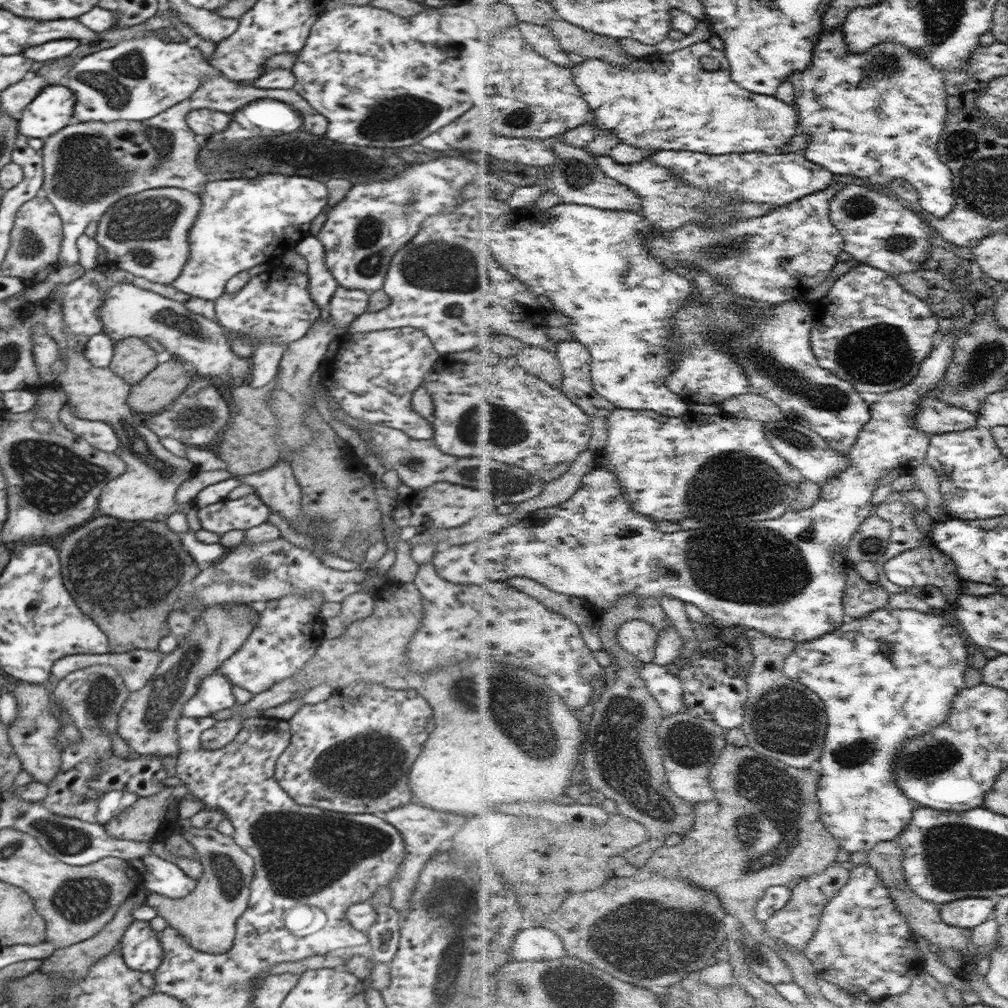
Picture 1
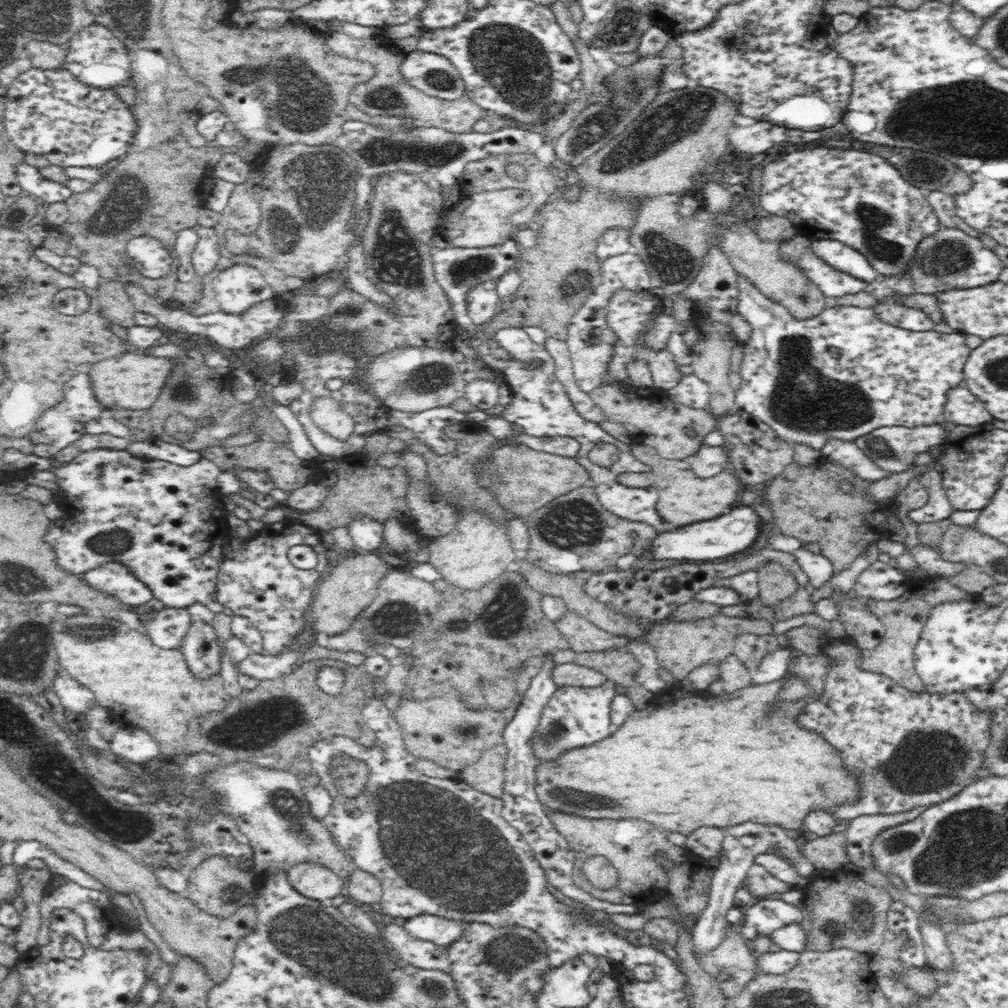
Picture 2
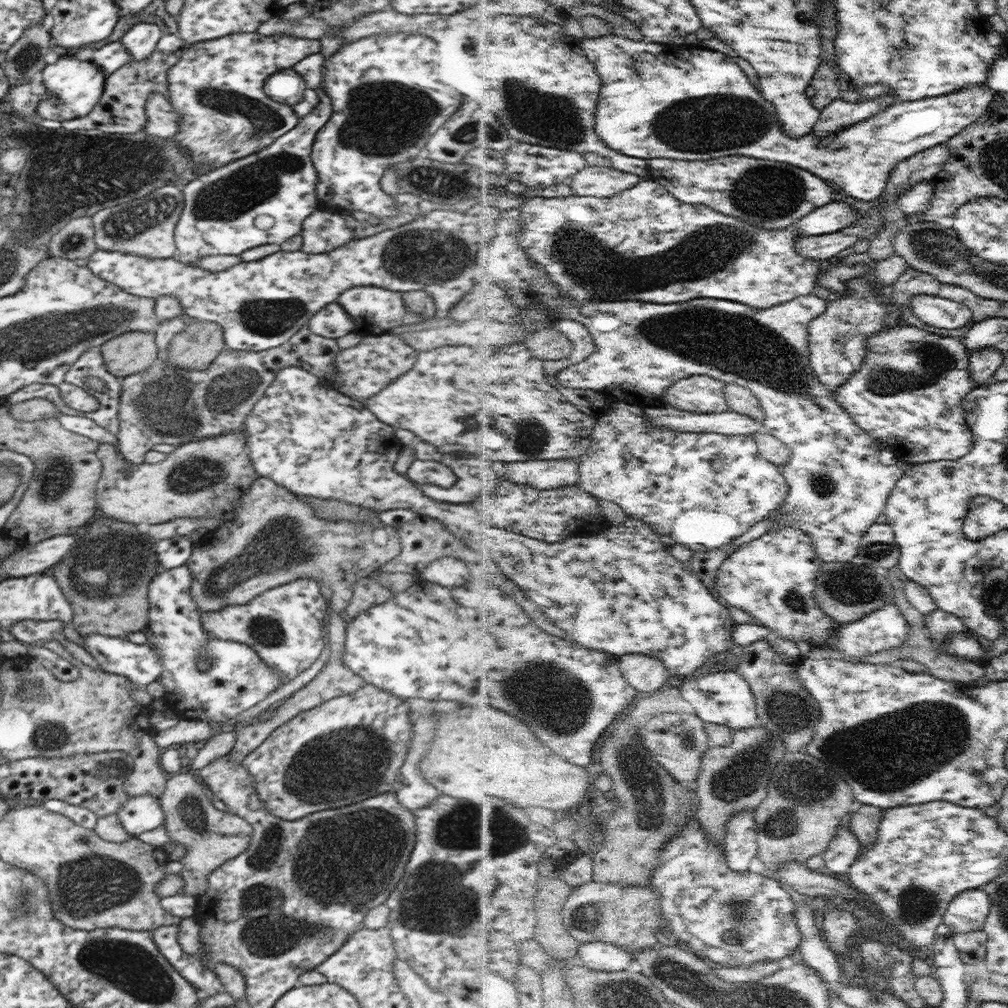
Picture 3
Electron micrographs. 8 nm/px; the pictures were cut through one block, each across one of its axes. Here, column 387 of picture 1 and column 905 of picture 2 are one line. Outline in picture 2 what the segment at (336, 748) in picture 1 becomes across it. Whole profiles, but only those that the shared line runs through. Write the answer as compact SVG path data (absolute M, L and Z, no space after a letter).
M829 639L826 646L823 648L823 653L828 655L828 657L832 657L832 661L834 661L834 664L828 668L825 676L824 692L821 694L820 698L810 701L804 706L802 712L797 716L796 721L801 728L806 728L806 731L820 735L826 742L834 746L840 753L843 765L847 768L847 772L853 774L853 776L857 778L857 782L859 782L860 798L856 802L837 806L833 810L833 815L836 819L842 818L844 820L852 820L862 815L888 815L906 812L906 810L912 810L912 808L916 807L924 806L927 808L952 798L956 793L959 793L963 788L966 788L966 786L973 782L974 778L976 778L976 772L982 770L984 750L986 750L990 744L990 731L994 723L992 711L980 711L976 709L976 706L972 705L972 701L966 697L964 692L950 694L932 694L926 691L914 692L899 685L894 679L884 674L863 670L861 668L861 650L852 642L842 639Z

